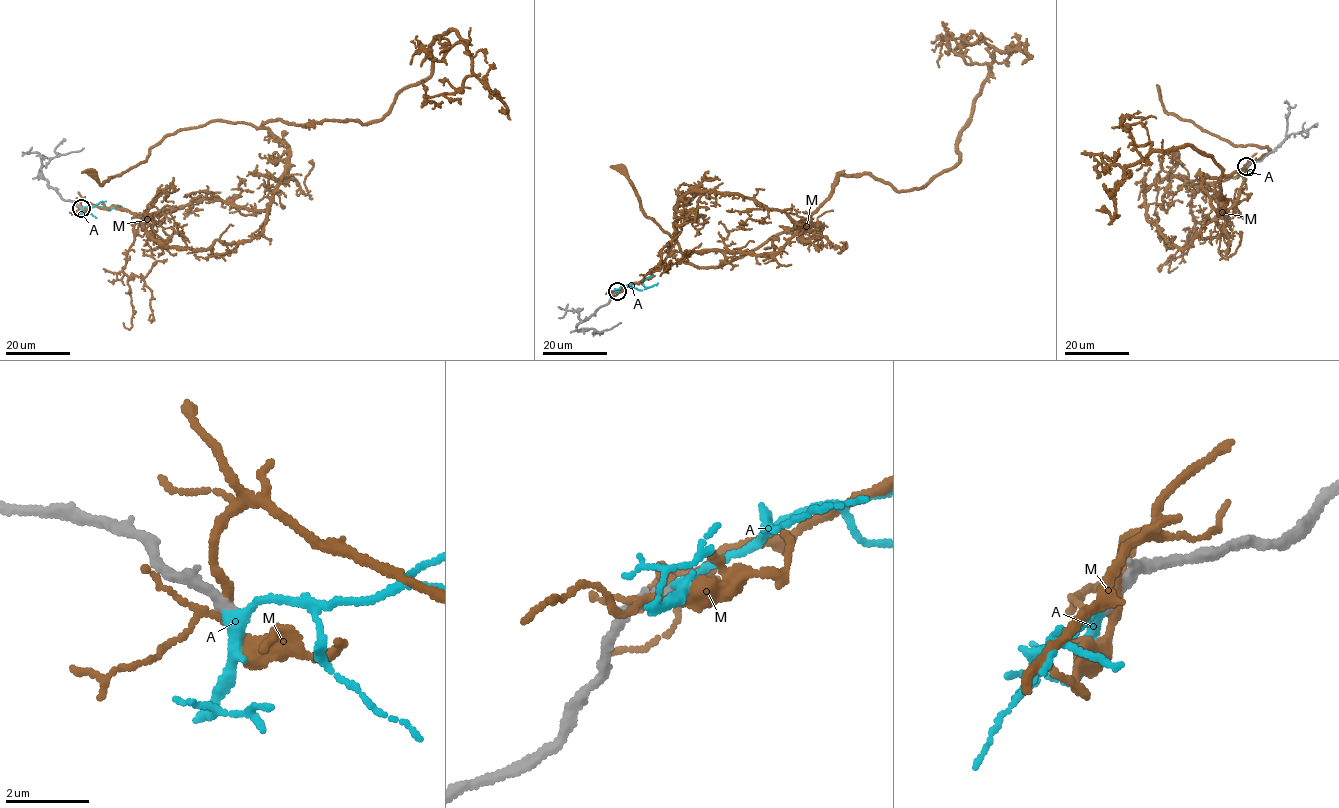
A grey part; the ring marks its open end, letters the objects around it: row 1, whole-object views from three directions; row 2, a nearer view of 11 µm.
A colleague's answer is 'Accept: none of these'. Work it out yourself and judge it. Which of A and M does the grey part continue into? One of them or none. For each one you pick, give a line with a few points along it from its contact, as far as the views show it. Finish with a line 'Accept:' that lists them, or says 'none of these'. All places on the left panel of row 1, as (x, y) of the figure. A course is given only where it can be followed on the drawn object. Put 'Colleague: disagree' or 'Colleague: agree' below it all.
A: it runs (81, 208), (121, 207)
Accept: A
Colleague: disagree

